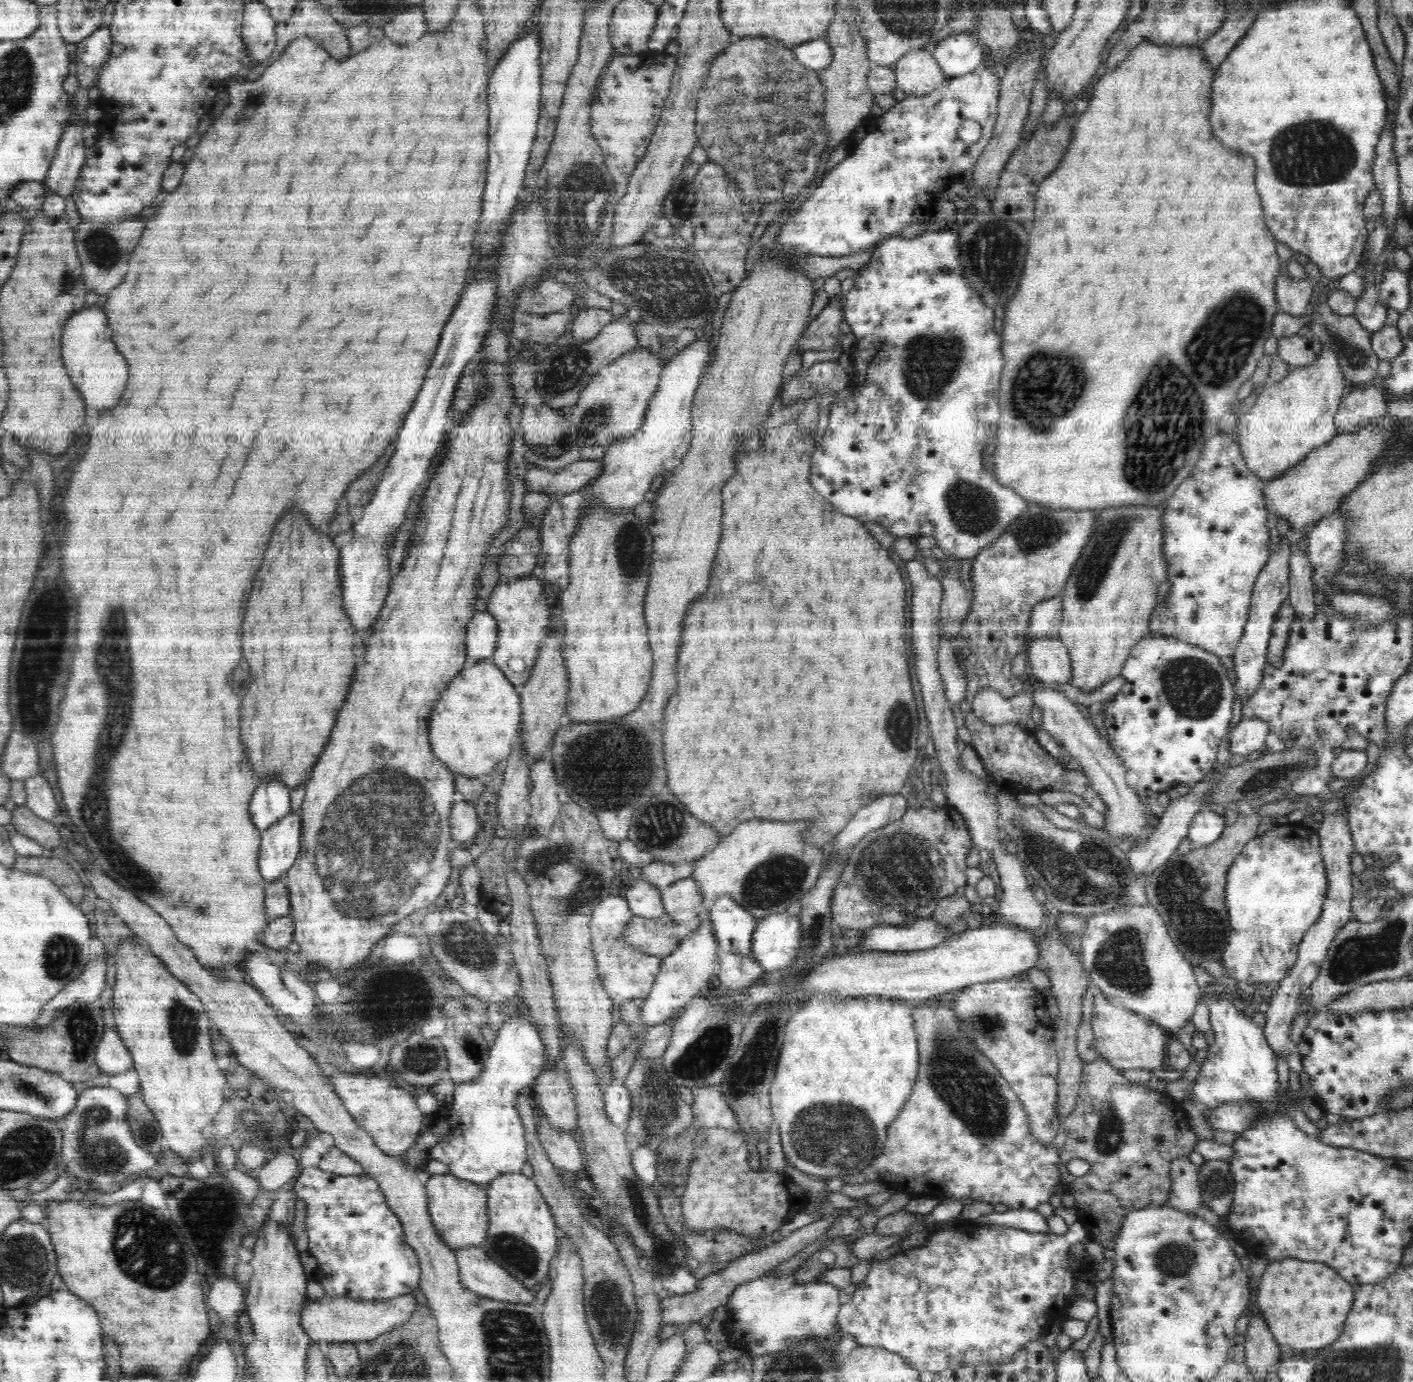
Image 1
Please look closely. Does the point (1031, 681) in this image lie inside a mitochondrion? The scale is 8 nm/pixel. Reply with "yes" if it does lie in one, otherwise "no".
no

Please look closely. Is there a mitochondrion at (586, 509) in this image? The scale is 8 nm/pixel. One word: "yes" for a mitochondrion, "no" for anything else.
no

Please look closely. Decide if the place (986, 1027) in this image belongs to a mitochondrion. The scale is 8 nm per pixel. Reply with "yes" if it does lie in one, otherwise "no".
yes

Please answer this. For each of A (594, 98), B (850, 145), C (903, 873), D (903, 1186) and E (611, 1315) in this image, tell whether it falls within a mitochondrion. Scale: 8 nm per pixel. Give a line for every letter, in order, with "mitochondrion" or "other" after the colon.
A: other
B: other
C: mitochondrion
D: other
E: mitochondrion

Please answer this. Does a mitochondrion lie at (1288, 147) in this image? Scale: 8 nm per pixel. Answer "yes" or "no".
yes

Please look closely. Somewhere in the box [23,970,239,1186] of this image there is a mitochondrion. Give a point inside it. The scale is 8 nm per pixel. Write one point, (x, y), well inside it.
(95, 1152)

